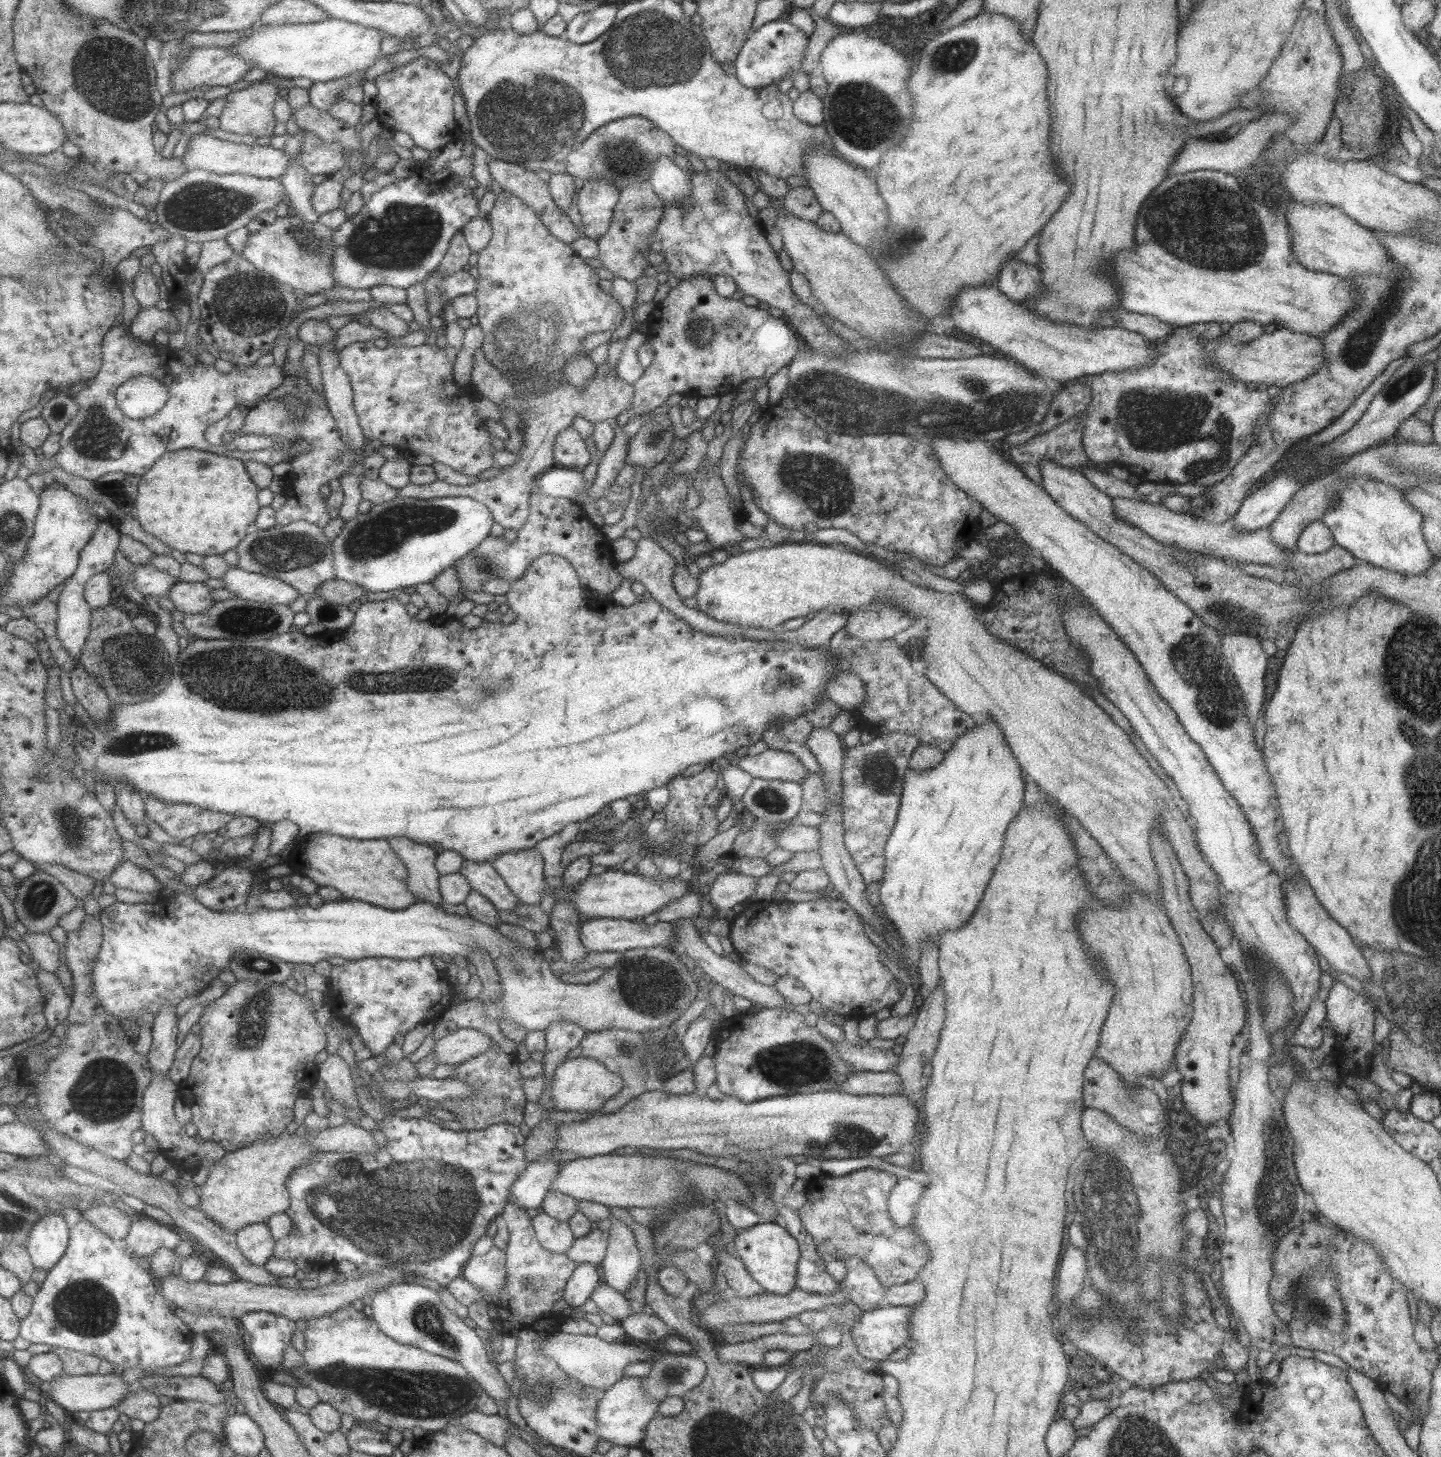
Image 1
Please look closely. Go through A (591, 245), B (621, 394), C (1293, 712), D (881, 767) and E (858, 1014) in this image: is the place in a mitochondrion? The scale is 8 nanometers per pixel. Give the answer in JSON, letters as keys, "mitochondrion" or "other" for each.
{"A":"other","B":"other","C":"other","D":"mitochondrion","E":"other"}

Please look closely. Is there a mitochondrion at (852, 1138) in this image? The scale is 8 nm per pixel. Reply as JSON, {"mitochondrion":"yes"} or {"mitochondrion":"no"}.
{"mitochondrion":"yes"}

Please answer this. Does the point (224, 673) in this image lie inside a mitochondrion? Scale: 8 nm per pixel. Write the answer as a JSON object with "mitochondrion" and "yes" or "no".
{"mitochondrion":"yes"}

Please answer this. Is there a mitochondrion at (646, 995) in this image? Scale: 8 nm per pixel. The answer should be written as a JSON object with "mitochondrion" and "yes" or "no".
{"mitochondrion":"yes"}

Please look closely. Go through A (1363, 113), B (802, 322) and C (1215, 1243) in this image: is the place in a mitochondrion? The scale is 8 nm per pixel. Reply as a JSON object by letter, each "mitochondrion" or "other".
{"A":"mitochondrion","B":"other","C":"other"}

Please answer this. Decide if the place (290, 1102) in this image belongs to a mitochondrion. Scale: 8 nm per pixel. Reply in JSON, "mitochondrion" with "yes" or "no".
{"mitochondrion":"no"}

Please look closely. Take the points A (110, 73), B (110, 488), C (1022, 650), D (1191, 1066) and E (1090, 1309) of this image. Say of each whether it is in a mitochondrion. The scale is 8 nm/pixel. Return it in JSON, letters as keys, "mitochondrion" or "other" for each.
{"A":"mitochondrion","B":"other","C":"other","D":"other","E":"mitochondrion"}

